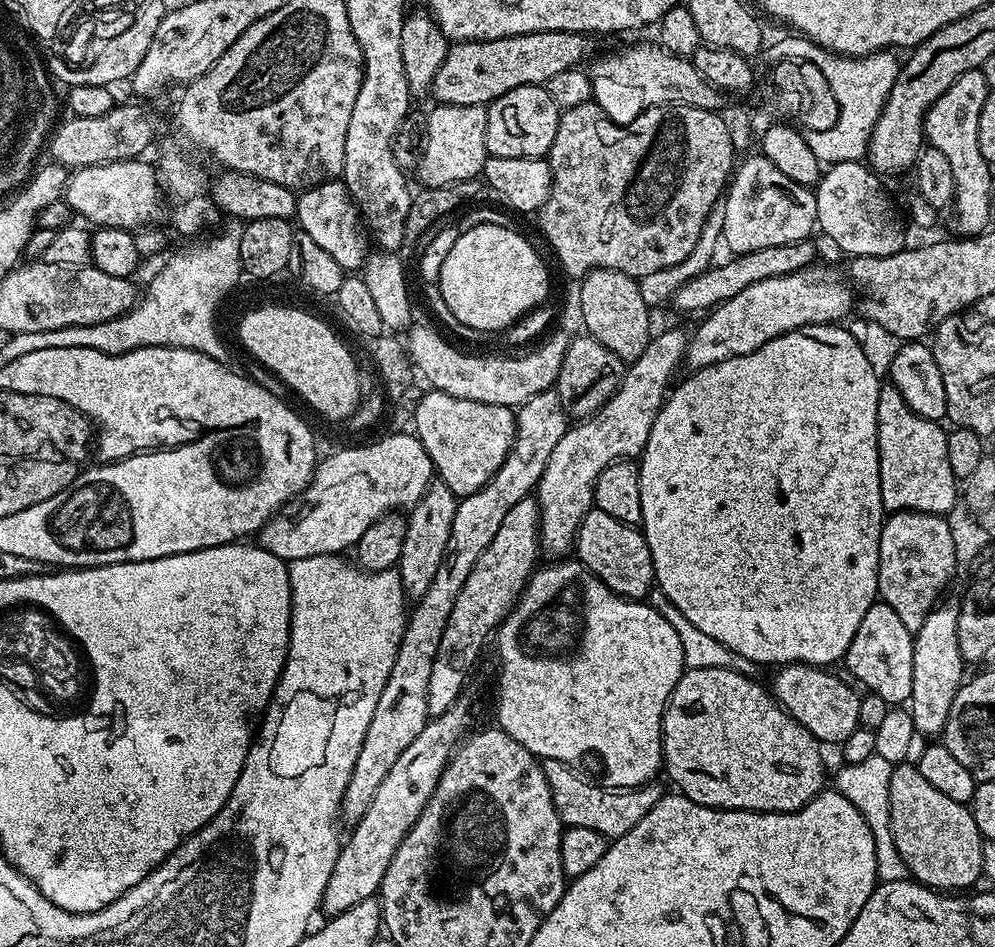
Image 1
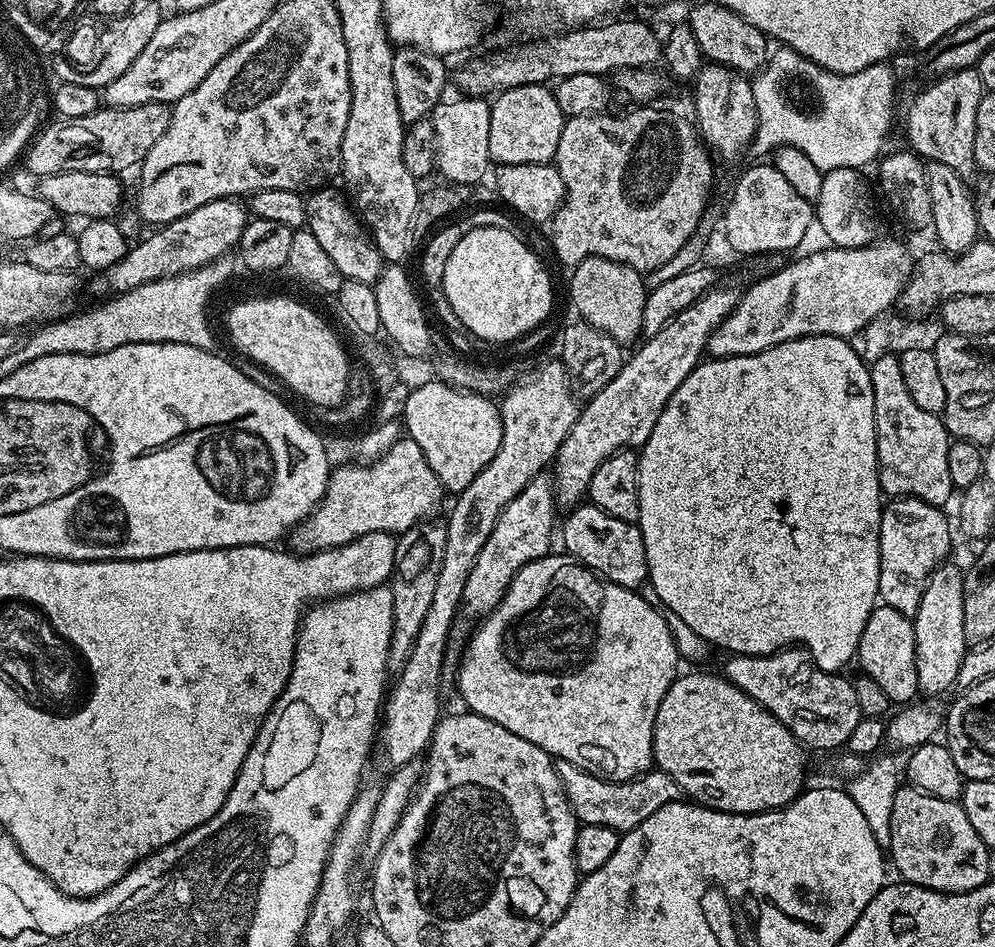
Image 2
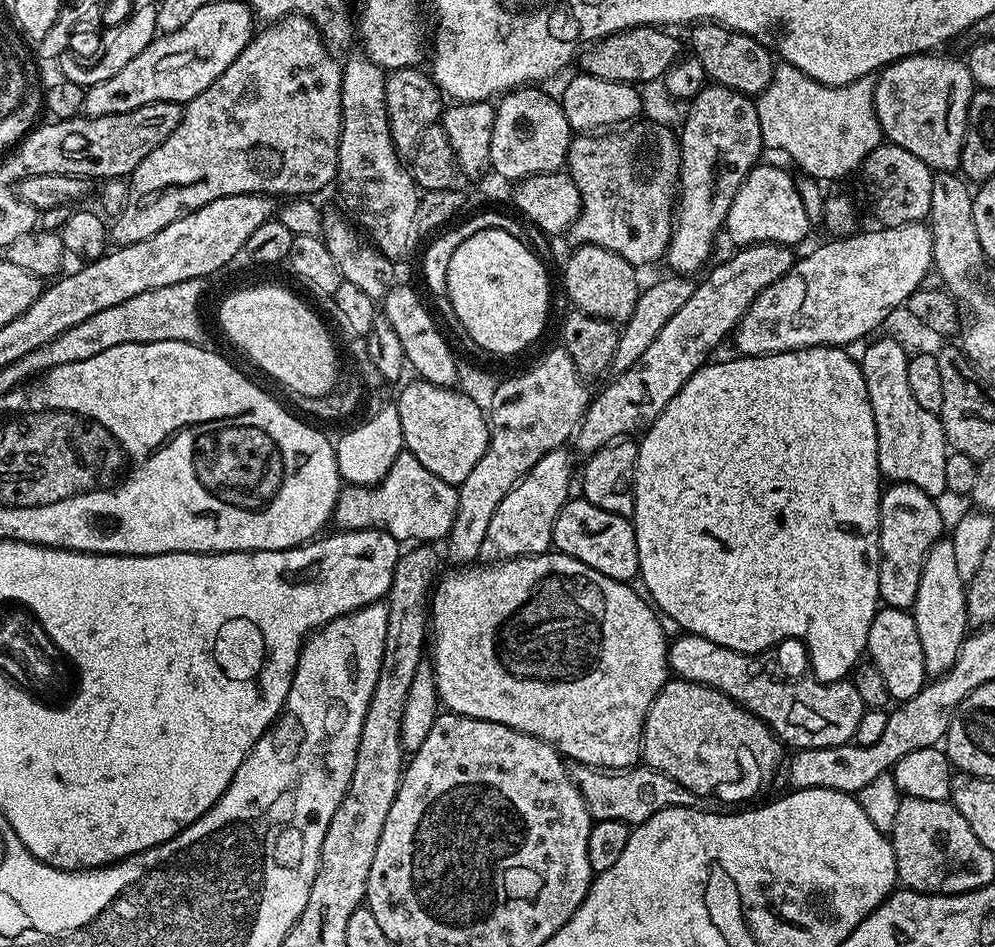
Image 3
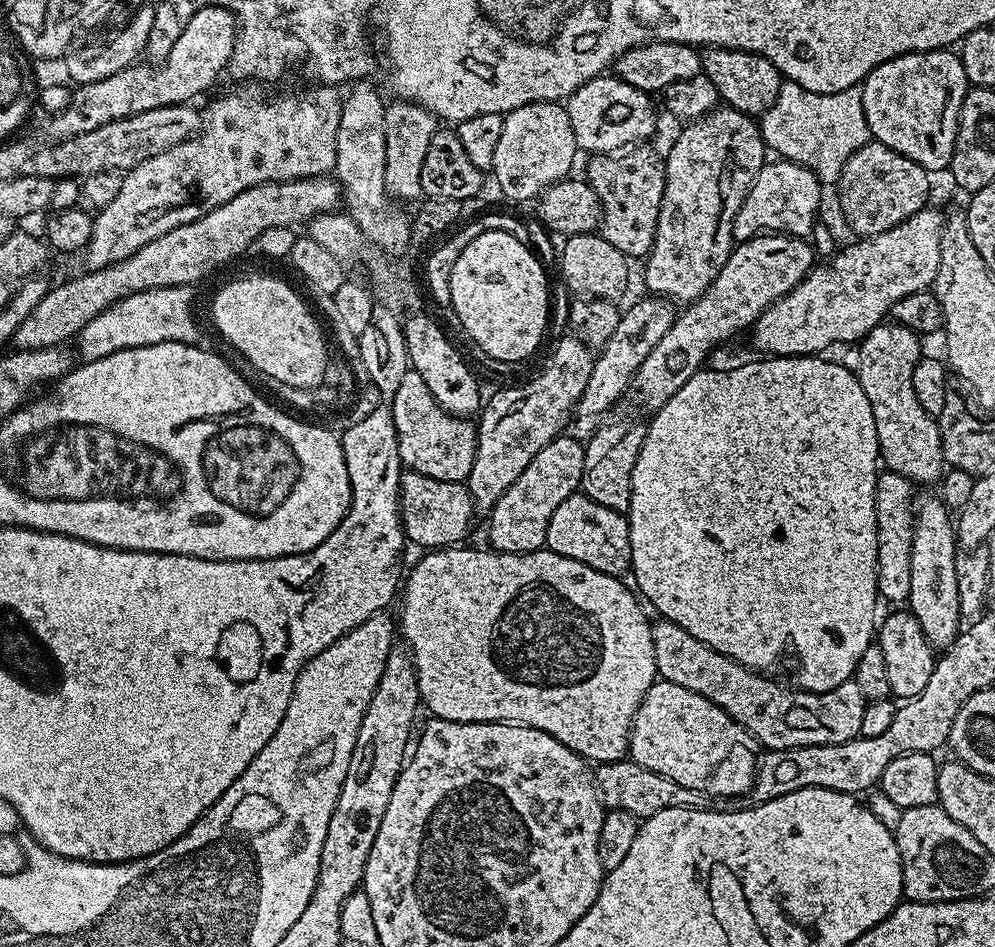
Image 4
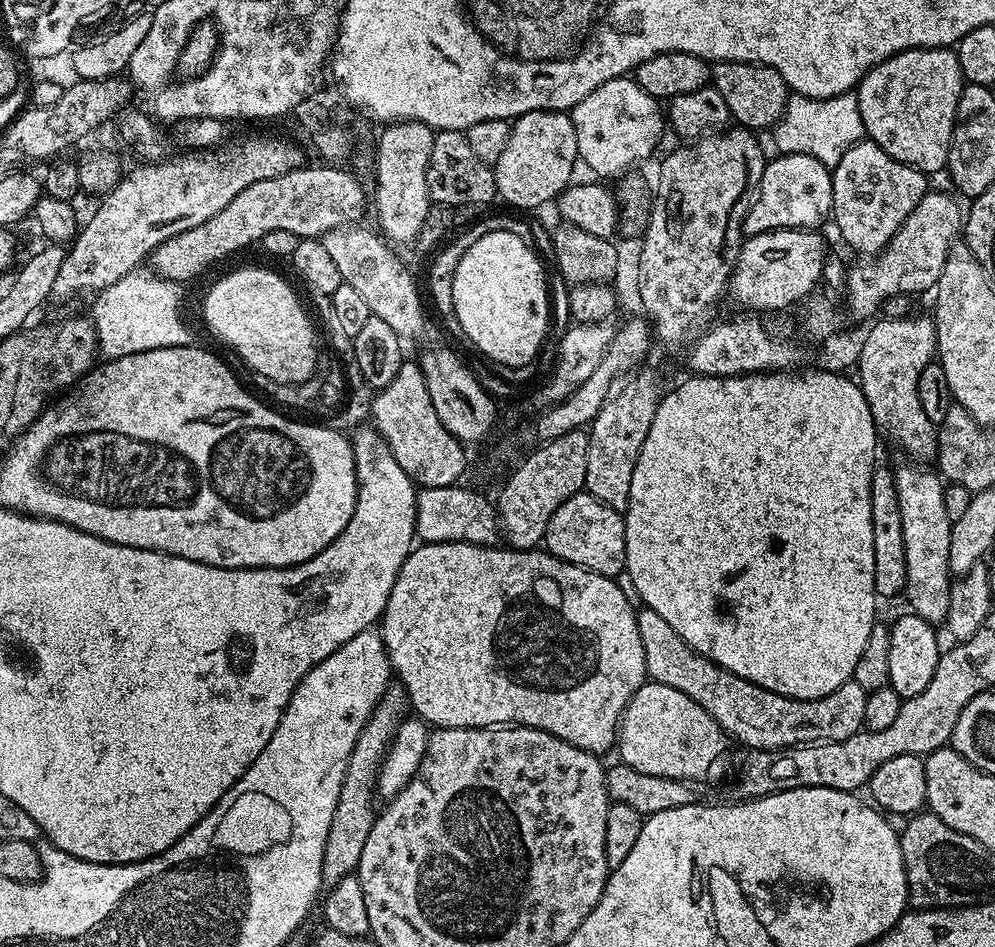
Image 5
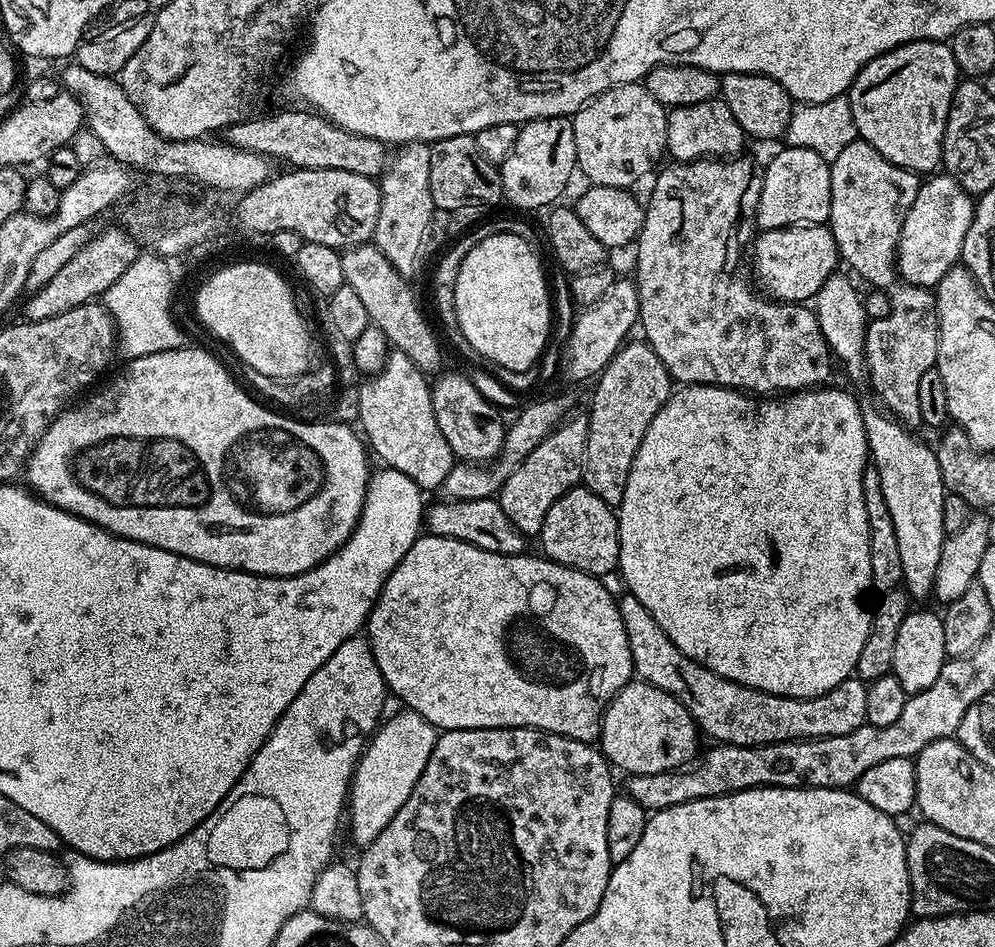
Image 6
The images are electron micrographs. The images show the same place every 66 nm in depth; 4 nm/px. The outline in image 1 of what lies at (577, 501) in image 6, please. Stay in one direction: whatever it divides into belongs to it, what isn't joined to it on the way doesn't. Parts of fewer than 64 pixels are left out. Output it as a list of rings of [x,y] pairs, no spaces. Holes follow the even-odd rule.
[[[593,507],[591,512],[582,518],[580,529],[576,532],[574,552],[579,563],[583,564],[589,572],[600,579],[609,590],[618,593],[626,600],[643,601],[654,587],[656,575],[654,574],[654,562],[650,558],[650,546],[646,542],[643,531],[639,527],[618,522],[618,518],[610,518],[602,510]]]

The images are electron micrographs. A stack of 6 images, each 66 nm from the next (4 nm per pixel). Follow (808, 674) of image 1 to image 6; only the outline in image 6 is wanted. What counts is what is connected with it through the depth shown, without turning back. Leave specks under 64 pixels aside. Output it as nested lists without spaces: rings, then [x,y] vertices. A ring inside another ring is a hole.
[[[630,594],[619,597],[620,613],[622,614],[622,626],[626,626],[626,638],[630,642],[630,654],[632,655],[632,671],[645,684],[652,684],[658,690],[666,690],[690,714],[696,719],[696,725],[705,737],[713,736],[713,741],[720,744],[741,744],[753,748],[755,744],[780,744],[784,740],[820,740],[824,736],[845,736],[854,730],[858,730],[866,723],[866,684],[859,678],[843,680],[834,690],[830,690],[821,696],[815,696],[809,700],[799,700],[793,696],[775,696],[762,690],[754,690],[750,686],[742,686],[733,680],[722,678],[714,674],[705,664],[694,662],[666,638],[666,630],[654,622],[650,610],[638,602]]]

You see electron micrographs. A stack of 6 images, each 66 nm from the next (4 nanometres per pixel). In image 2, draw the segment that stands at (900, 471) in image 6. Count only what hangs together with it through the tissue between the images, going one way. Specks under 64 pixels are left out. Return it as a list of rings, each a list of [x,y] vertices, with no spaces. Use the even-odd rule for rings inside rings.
[[[945,562],[935,568],[928,580],[926,590],[922,594],[922,602],[918,602],[918,610],[912,620],[914,642],[916,643],[916,673],[918,686],[923,695],[940,696],[948,692],[959,681],[962,670],[962,658],[966,655],[970,645],[966,640],[965,625],[963,624],[963,582],[965,573],[953,562]]]

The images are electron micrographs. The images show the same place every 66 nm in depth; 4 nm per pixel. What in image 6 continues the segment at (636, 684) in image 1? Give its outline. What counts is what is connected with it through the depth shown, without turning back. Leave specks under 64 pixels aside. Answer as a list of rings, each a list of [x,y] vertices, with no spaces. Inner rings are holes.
[[[422,534],[406,550],[406,558],[386,578],[382,590],[372,607],[366,625],[366,639],[374,654],[378,670],[382,670],[385,689],[405,700],[411,711],[417,712],[437,730],[453,728],[537,728],[543,732],[553,732],[568,736],[571,740],[592,742],[600,734],[600,718],[609,700],[626,687],[633,679],[630,642],[626,638],[626,626],[622,626],[622,614],[617,597],[608,593],[603,579],[597,578],[577,568],[567,568],[543,555],[498,554],[482,550],[464,540],[442,538]]]

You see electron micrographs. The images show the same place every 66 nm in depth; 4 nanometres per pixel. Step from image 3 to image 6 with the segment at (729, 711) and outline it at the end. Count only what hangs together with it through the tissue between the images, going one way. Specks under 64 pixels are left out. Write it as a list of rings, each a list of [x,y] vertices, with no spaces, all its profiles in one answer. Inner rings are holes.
[[[639,678],[633,679],[608,701],[604,714],[600,718],[598,747],[613,769],[621,768],[628,776],[662,774],[675,768],[683,768],[685,764],[697,759],[696,747],[699,746],[700,740],[702,741],[702,733],[690,710],[686,710],[686,706],[682,706],[678,698],[666,694],[666,690],[658,690]]]

